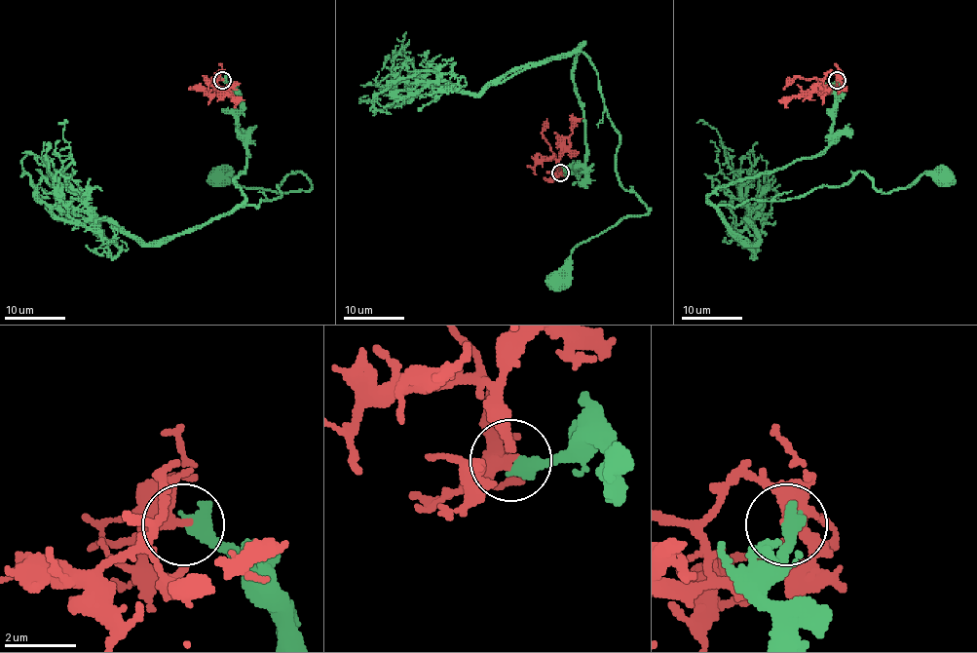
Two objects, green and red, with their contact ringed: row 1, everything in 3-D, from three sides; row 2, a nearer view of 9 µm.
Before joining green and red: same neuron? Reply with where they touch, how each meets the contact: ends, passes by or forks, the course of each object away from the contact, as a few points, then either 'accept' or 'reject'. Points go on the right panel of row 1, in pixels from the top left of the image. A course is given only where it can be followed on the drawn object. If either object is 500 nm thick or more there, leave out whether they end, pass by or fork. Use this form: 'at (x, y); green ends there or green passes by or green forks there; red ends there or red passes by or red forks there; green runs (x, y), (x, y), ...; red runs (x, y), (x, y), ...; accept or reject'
at (837, 80); green runs (838, 80), (822, 151), (707, 198), (781, 201), (861, 171), (883, 193), (942, 176); red runs (838, 80), (833, 72), (828, 72), (822, 89), (783, 99); reject

